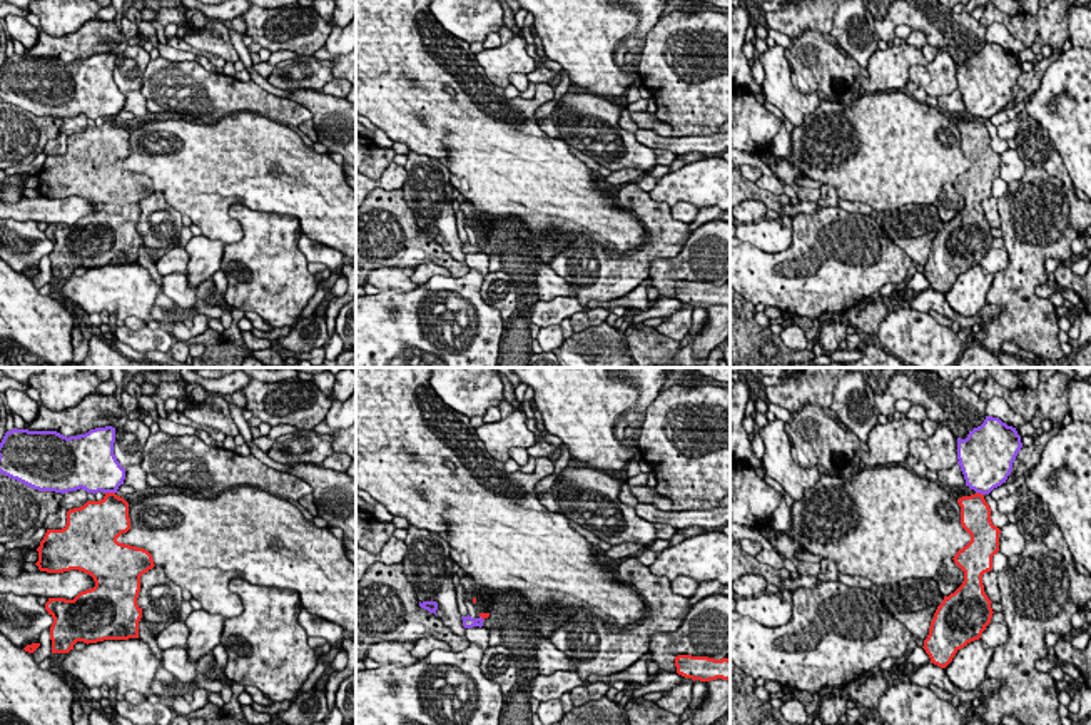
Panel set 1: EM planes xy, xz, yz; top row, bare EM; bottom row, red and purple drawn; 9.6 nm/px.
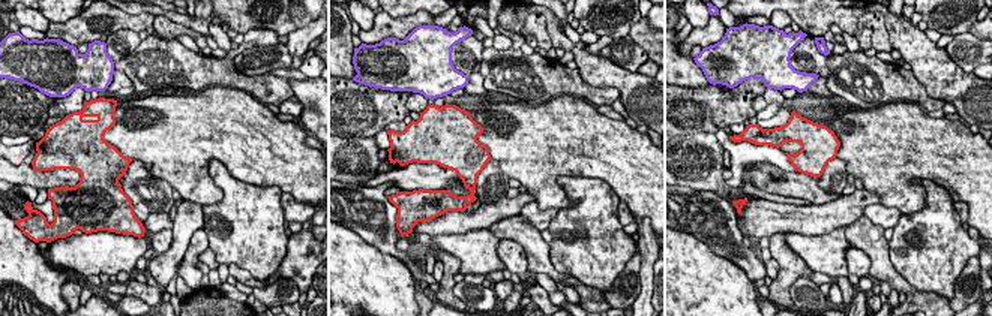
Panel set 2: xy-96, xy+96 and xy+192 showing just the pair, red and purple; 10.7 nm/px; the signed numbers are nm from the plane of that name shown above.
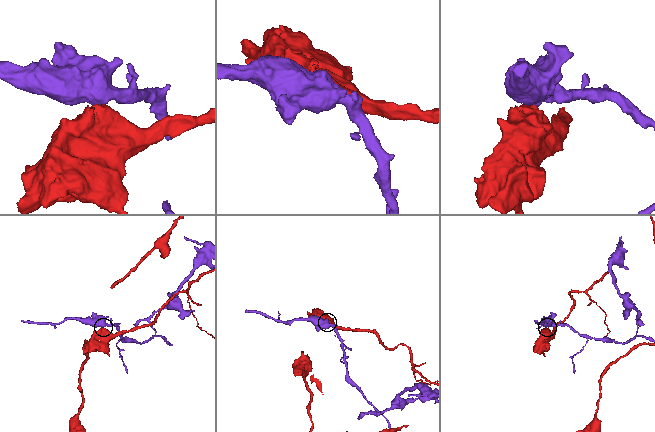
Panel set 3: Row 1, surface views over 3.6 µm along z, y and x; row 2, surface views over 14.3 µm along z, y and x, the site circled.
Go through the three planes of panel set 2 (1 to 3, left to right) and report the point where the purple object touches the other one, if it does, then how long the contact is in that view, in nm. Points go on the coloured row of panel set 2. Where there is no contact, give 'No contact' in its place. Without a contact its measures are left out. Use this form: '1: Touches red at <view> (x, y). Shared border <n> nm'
1: No contact
2: No contact
3: No contact

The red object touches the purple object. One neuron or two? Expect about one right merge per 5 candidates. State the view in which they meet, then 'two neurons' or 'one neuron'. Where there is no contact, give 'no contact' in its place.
xy | two neurons

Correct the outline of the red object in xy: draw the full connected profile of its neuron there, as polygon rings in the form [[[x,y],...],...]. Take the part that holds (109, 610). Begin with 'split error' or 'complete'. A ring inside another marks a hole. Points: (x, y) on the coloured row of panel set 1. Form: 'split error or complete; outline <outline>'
complete; outline [[[115,493],[69,510],[62,530],[47,530],[37,548],[38,570],[79,570],[95,581],[74,600],[48,598],[45,603],[53,618],[52,653],[69,653],[77,641],[139,638],[140,576],[155,565],[147,550],[117,541],[129,530],[129,503]]]

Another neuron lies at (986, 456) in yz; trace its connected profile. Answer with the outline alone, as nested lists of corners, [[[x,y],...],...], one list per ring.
[[[986,416],[984,423],[969,431],[966,439],[957,438],[957,464],[966,486],[989,494],[1006,483],[1022,443],[1016,428],[999,418]]]

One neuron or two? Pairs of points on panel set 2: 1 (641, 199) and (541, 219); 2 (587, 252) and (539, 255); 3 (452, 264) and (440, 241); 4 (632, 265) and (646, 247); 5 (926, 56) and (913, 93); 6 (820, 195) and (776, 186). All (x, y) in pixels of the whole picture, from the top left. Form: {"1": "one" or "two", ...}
{"1": "two", "2": "two", "3": "two", "4": "two", "5": "two", "6": "one"}

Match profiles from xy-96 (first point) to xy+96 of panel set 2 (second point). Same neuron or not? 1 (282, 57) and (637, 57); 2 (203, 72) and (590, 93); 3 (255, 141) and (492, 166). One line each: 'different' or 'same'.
1: same
2: same
3: different

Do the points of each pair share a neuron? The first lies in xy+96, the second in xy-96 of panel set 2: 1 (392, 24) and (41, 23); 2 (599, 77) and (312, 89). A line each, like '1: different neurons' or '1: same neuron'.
1: different neurons
2: same neuron

